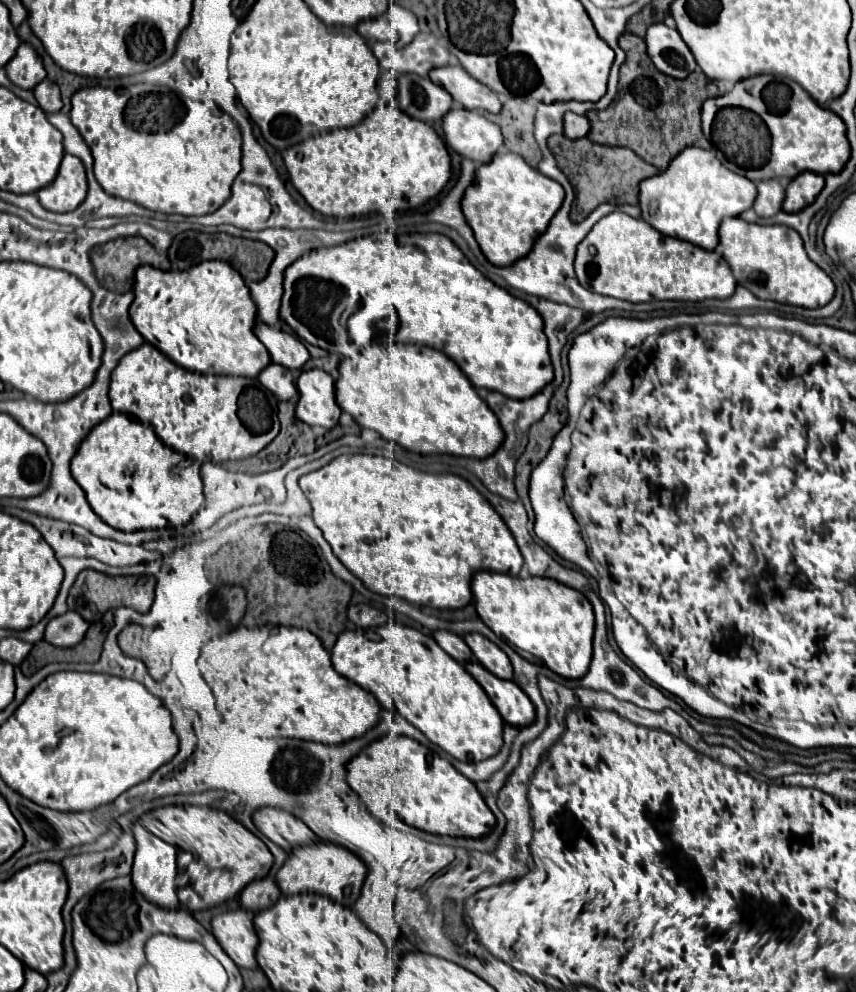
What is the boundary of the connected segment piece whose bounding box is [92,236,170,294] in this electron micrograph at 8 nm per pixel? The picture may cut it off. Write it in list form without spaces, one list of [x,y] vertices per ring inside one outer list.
[[[132,236],[132,238],[118,238],[108,244],[100,244],[92,250],[92,262],[96,268],[98,282],[114,292],[130,292],[134,286],[134,272],[140,266],[154,266],[162,270],[170,270],[170,260],[164,254],[158,254],[150,242],[146,242],[142,236]]]

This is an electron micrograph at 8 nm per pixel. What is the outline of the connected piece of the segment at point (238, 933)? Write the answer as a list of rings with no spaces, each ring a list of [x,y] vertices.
[[[242,908],[218,914],[212,918],[212,934],[224,948],[224,952],[236,962],[240,968],[254,968],[256,964],[256,946],[258,936],[252,926],[252,912]]]

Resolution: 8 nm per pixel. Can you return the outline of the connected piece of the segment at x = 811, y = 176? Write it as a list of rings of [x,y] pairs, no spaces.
[[[802,172],[800,176],[796,176],[786,188],[786,200],[782,204],[782,210],[788,214],[794,214],[810,206],[824,188],[822,180],[824,176],[814,172]]]

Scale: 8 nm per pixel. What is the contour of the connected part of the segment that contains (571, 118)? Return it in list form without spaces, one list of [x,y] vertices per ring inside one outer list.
[[[568,112],[564,116],[564,134],[572,140],[584,138],[590,132],[590,122],[586,116],[578,116],[574,112]]]

